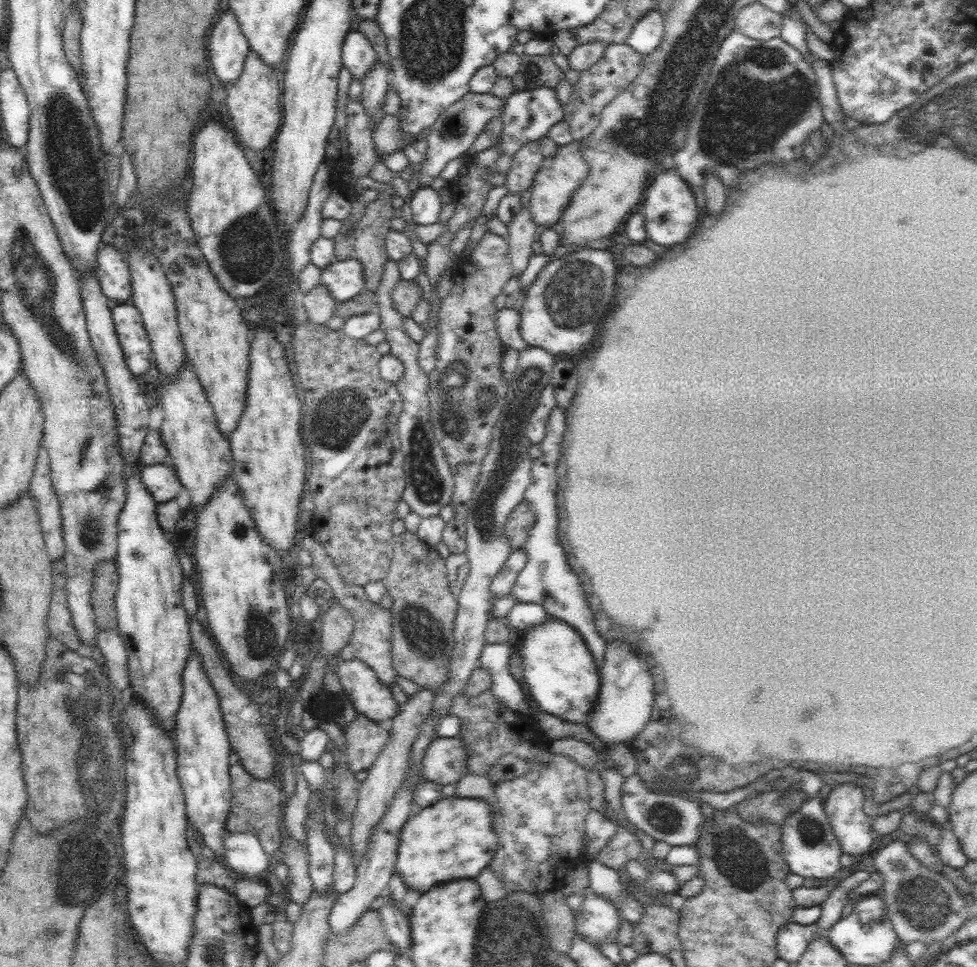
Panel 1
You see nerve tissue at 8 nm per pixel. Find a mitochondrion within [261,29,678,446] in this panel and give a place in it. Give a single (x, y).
(575, 296)

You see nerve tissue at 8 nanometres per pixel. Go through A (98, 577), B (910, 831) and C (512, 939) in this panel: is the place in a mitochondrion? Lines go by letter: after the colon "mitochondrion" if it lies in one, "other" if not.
A: other
B: other
C: mitochondrion

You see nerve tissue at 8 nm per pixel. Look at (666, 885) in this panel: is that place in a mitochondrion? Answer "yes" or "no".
no

